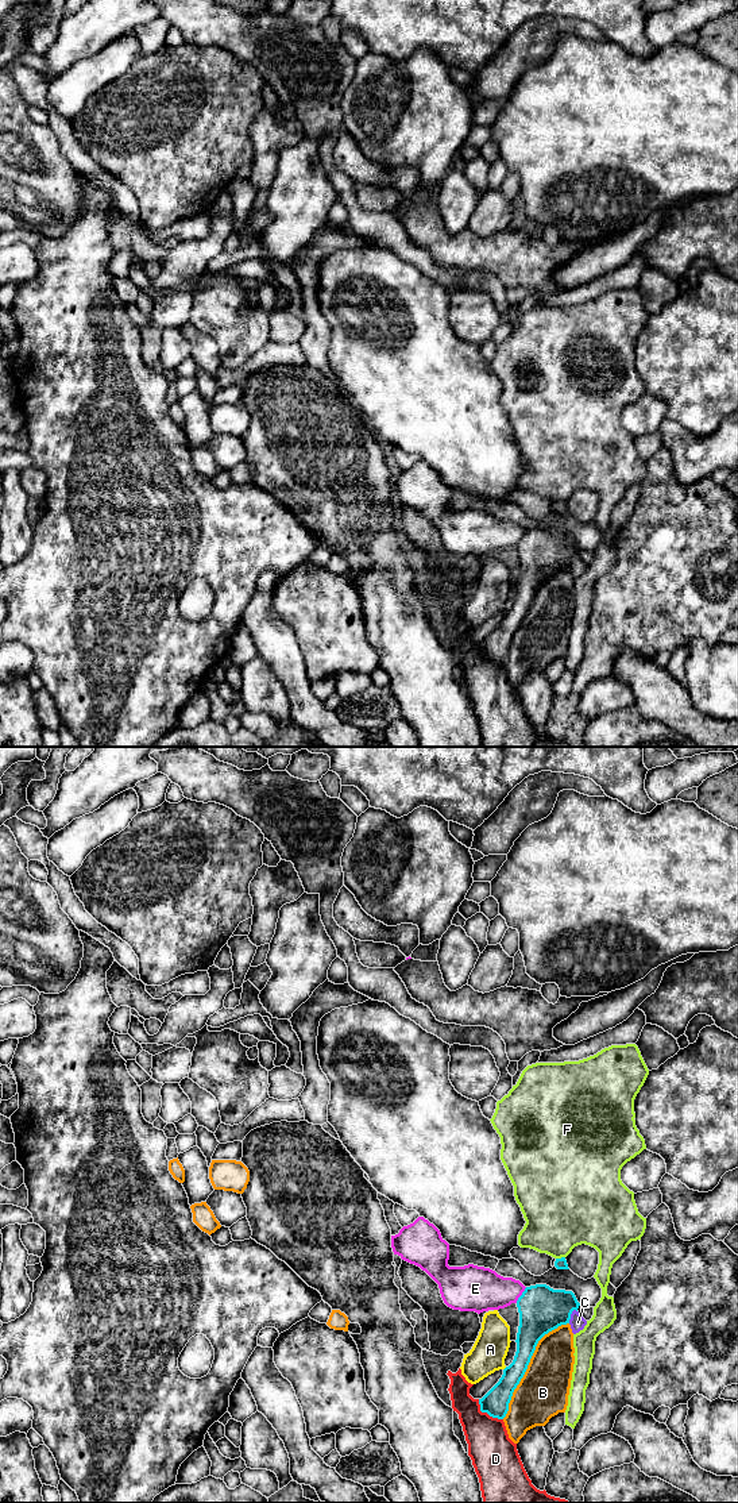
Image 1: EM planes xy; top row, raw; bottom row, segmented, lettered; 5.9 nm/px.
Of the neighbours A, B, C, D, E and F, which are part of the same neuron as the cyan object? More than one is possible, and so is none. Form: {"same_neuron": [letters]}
{"same_neuron": []}

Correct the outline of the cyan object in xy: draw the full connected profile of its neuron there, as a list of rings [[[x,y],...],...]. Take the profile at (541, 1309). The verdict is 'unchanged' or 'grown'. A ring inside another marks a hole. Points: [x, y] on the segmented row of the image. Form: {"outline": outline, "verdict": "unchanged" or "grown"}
{"outline": [[[546,1284],[526,1287],[517,1300],[519,1326],[513,1363],[503,1369],[499,1381],[479,1399],[480,1411],[503,1419],[513,1392],[523,1377],[538,1341],[549,1331],[569,1323],[580,1303],[572,1291],[553,1290]]], "verdict": "unchanged"}

